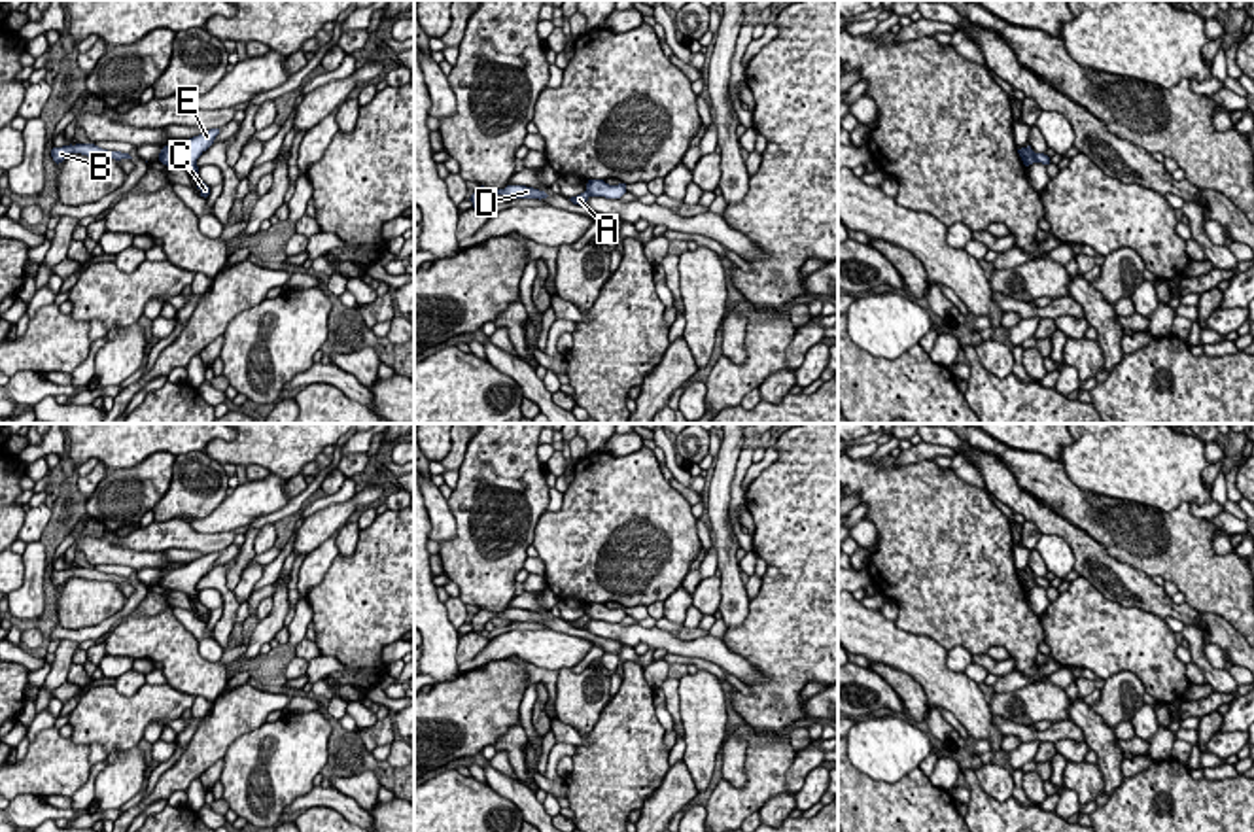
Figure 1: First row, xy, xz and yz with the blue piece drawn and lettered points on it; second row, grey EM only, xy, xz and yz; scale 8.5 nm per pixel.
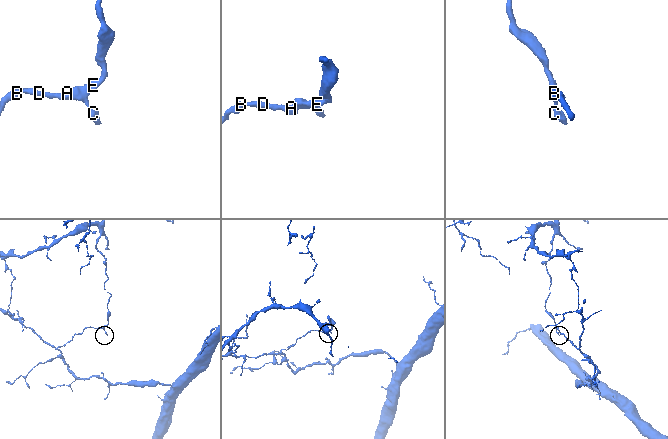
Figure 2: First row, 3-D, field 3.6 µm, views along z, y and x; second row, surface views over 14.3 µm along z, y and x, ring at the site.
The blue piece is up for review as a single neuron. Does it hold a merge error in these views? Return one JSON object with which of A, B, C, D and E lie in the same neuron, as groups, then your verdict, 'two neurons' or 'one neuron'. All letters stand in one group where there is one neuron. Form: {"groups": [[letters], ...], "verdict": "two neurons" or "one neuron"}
{"groups": [["A", "B", "D"], ["C", "E"]], "verdict": "two neurons"}

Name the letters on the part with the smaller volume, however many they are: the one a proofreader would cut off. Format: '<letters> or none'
C, E

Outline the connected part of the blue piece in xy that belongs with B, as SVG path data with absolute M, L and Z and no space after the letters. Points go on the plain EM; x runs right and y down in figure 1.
M70 567L70 569L51 573L51 581L57 588L62 586L64 581L70 579L70 577L81 577L81 579L87 579L87 581L110 581L110 582L115 582L115 584L132 582L129 577L108 575L108 573L102 573L95 567L76 567L76 569Z

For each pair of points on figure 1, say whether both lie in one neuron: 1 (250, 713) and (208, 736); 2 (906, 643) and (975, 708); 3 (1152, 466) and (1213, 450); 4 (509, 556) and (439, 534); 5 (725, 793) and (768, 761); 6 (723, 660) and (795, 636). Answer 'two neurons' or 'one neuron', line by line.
1: one neuron
2: one neuron
3: two neurons
4: two neurons
5: one neuron
6: two neurons

